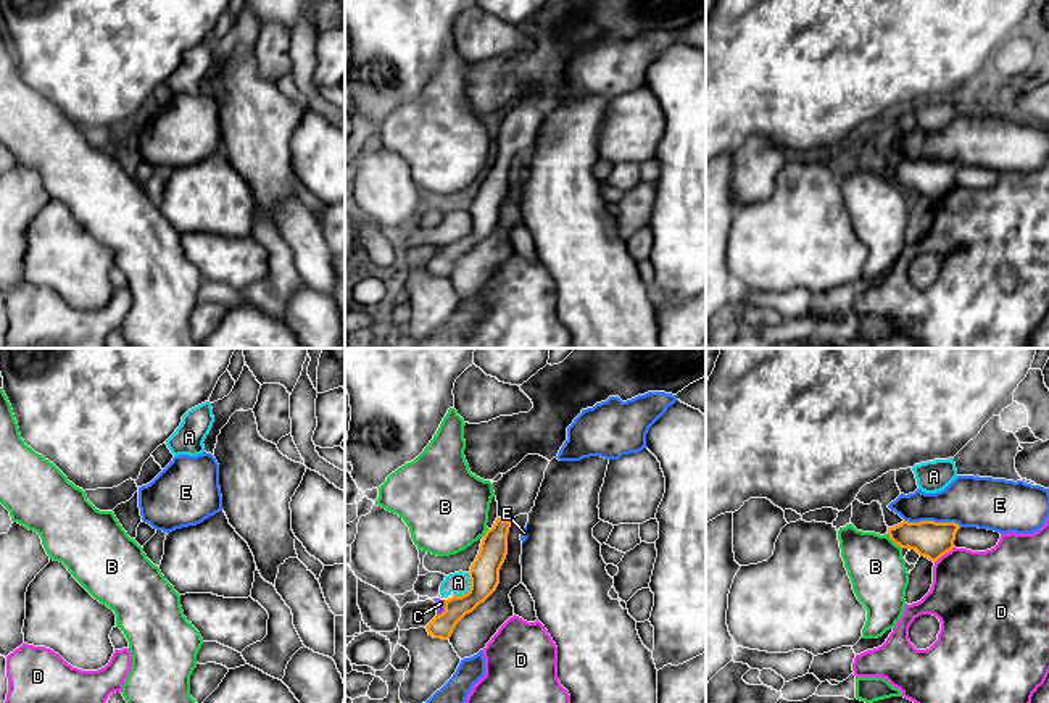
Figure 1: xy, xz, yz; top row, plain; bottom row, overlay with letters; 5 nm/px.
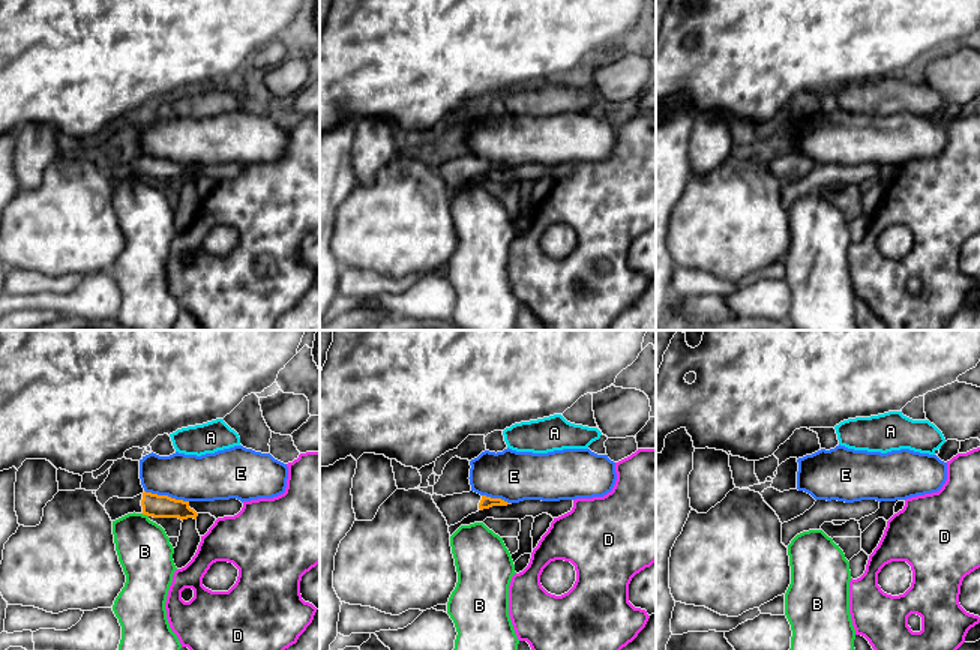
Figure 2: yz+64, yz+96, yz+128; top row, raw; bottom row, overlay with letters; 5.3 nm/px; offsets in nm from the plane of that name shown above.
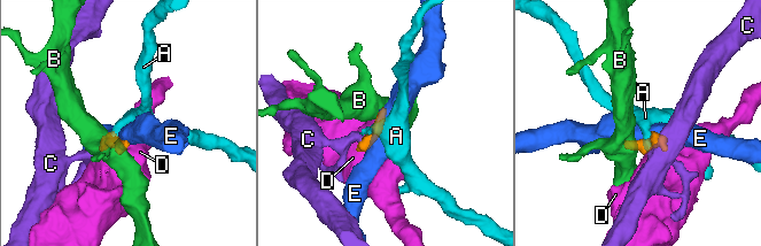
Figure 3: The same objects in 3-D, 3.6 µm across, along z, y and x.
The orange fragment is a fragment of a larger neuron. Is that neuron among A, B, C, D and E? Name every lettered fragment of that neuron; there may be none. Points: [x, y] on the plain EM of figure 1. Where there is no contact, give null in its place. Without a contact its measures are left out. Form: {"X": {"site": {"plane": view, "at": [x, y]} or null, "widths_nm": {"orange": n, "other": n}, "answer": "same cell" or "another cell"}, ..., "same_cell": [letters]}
{"A": {"site": {"plane": "xz", "at": [469, 228]}, "widths_nm": {"orange": 150, "other": 110}, "answer": "another cell"}, "B": {"site": {"plane": "yz", "at": [895, 181]}, "widths_nm": {"orange": 180, "other": 280}, "answer": "another cell"}, "C": {"site": {"plane": "xz", "at": [445, 247]}, "widths_nm": {"orange": 150, "other": 50}, "answer": "another cell"}, "D": {"site": {"plane": "yz", "at": [945, 192]}, "widths_nm": {"orange": 180, "other": 440}, "answer": "another cell"}, "E": {"site": {"plane": "yz", "at": [933, 160]}, "widths_nm": {"orange": 180, "other": 260}, "answer": "another cell"}, "same_cell": []}

